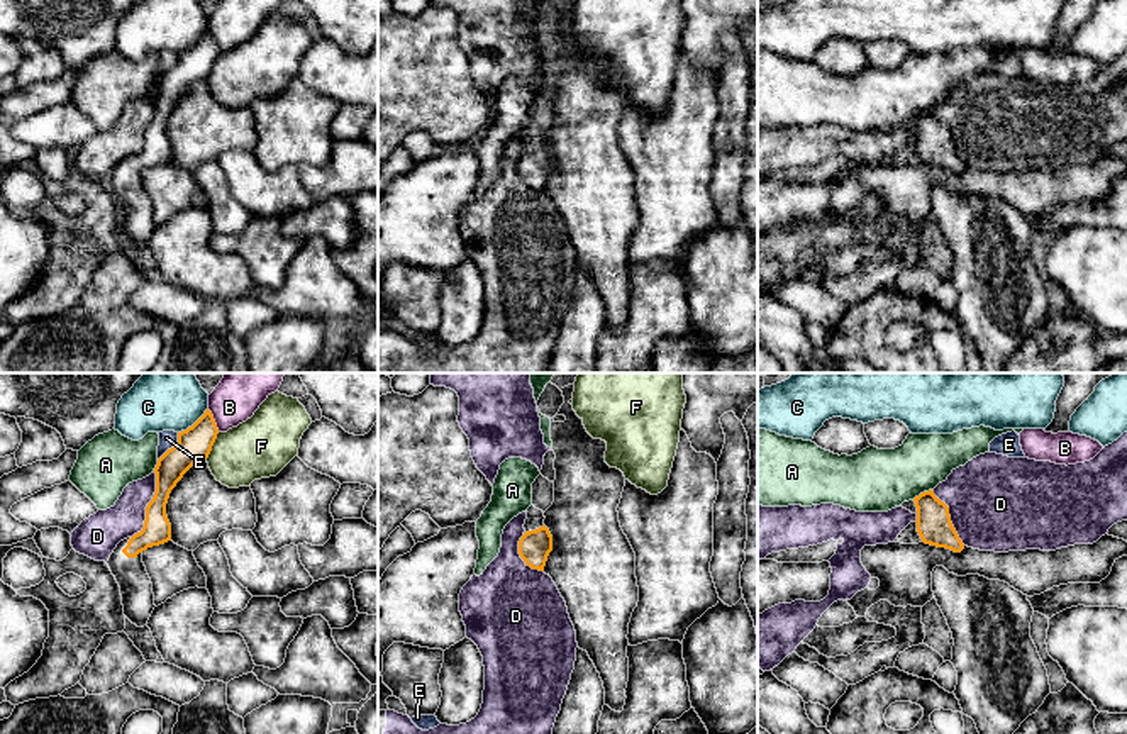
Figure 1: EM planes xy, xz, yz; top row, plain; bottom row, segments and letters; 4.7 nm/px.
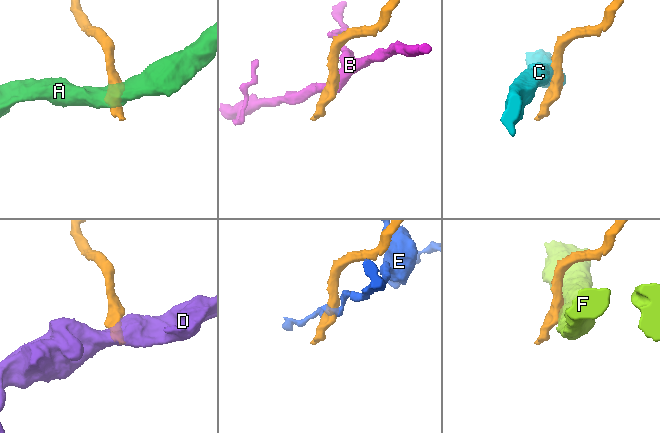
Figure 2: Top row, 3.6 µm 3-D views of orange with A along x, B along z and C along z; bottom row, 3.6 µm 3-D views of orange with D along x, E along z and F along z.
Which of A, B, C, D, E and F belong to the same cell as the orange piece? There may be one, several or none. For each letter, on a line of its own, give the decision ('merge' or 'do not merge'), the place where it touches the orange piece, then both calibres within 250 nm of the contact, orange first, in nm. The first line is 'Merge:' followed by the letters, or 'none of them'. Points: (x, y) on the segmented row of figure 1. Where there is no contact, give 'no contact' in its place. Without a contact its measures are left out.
Merge: none of them
A: do not merge | yz (921, 494) | 170/300 nm
B: do not merge | xy (214, 421) | 160/240 nm
C: do not merge | xy (195, 422) | 160/320 nm
D: do not merge | xy (148, 506) | 140/190 nm
E: do not merge | xy (173, 446) | 160/80 nm
F: do not merge | xy (212, 444) | 160/280 nm

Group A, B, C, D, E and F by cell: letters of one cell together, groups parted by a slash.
A / B / C / D / E / F

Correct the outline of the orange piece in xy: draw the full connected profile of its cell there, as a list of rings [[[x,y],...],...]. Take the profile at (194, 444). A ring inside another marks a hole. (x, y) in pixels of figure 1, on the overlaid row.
[[[208,409],[192,427],[178,432],[178,442],[158,459],[154,468],[156,492],[146,507],[142,531],[120,541],[107,561],[120,587],[124,615],[137,627],[147,626],[156,607],[142,553],[171,541],[171,524],[166,515],[169,493],[195,463],[208,458],[217,434],[219,429]]]

